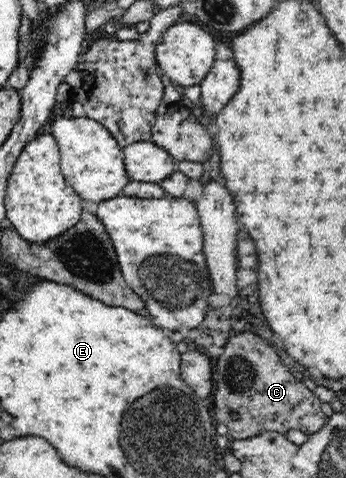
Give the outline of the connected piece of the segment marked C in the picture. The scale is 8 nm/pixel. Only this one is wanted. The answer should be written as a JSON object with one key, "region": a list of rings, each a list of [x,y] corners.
{"region":[[[251,331],[235,332],[229,336],[223,354],[213,364],[213,383],[217,388],[213,393],[211,410],[215,422],[228,427],[231,440],[247,439],[267,431],[286,436],[293,429],[311,435],[325,425],[328,417],[321,408],[319,397],[287,369],[279,357],[277,346],[267,339]]]}

